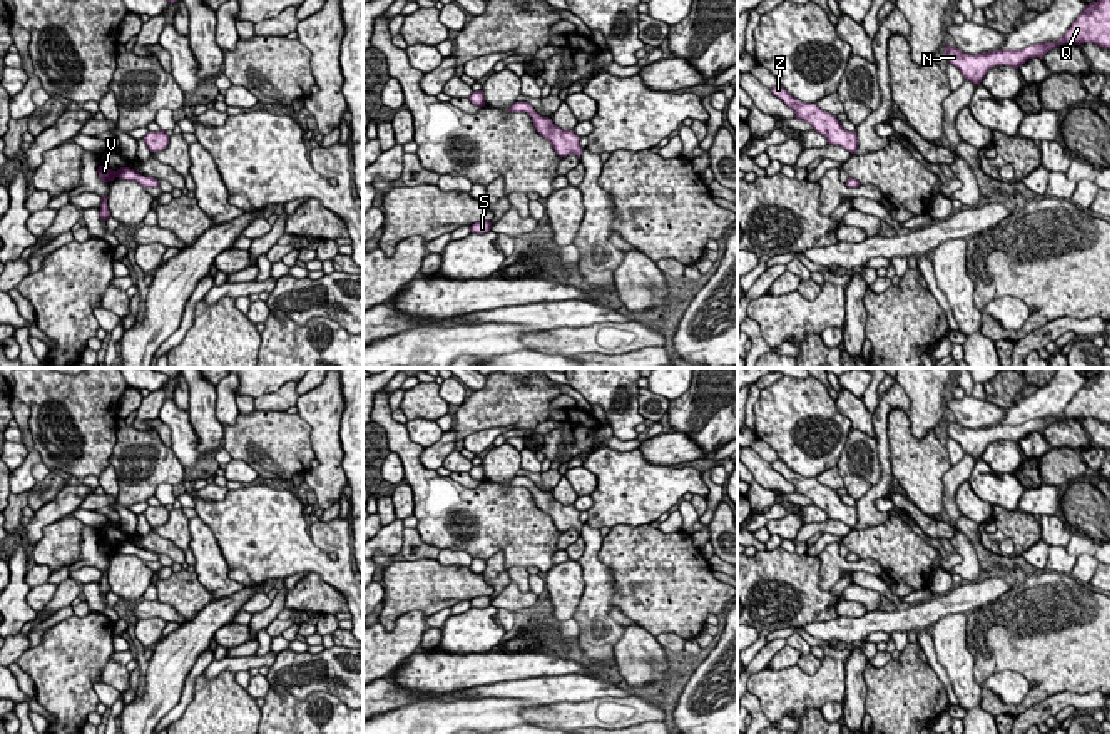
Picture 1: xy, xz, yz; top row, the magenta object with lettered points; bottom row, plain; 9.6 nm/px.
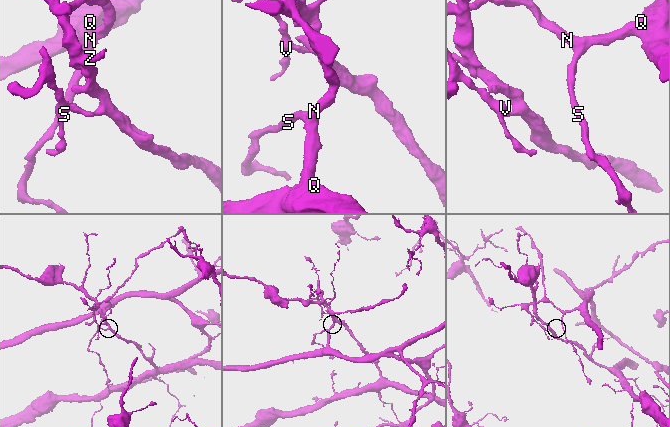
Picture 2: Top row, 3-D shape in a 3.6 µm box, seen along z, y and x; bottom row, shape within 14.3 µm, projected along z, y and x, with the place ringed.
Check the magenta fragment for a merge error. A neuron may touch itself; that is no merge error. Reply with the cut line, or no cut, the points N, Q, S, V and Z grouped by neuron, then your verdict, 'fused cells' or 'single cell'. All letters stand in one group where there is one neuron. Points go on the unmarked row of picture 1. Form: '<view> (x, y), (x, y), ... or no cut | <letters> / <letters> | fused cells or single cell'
xz (524, 485), (529, 482), (534, 487) | N Q S V / Z | fused cells

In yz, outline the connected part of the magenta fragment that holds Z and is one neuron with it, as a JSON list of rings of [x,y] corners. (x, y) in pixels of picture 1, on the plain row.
[[[781,460],[773,461],[771,466],[794,485],[796,493],[811,498],[816,507],[824,510],[829,520],[841,520],[851,528],[856,528],[856,507],[846,505],[834,490],[819,483],[818,478],[801,477]]]

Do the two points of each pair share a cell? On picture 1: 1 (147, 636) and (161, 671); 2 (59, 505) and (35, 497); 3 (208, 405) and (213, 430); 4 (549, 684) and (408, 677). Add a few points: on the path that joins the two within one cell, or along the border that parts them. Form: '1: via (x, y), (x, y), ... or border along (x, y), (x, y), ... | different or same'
1: border along (163, 637), (156, 644) | different
2: border along (66, 485), (35, 512) | different
3: via (208, 412), (208, 423) | same
4: border along (535, 676), (467, 688) | different

